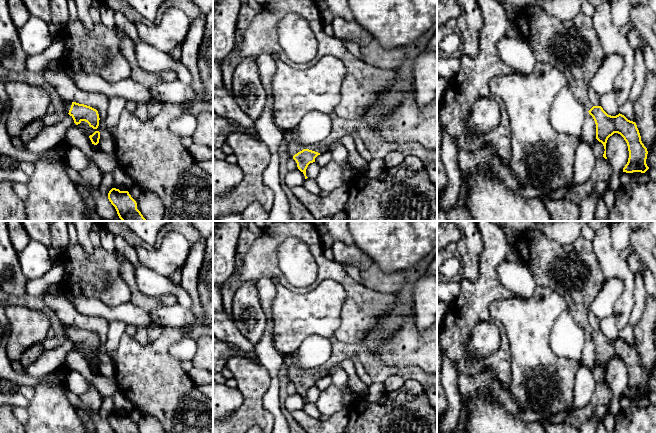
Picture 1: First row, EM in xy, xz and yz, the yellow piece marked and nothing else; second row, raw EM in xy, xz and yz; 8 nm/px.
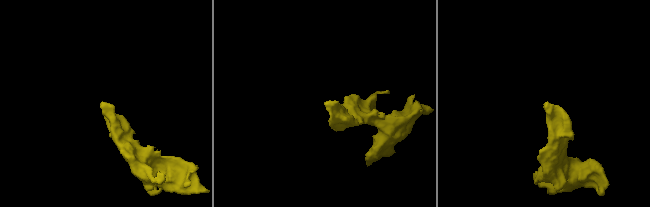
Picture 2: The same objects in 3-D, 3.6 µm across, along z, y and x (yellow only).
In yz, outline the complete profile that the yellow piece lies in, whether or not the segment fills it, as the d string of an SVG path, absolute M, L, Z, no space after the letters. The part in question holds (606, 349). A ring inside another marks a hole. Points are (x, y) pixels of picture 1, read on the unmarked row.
M529 230L521 233L514 248L522 260L528 265L537 286L549 287L560 294L570 309L571 317L593 341L596 348L596 363L604 370L603 381L606 381L606 367L614 357L620 358L627 367L629 382L623 396L645 397L649 391L646 388L647 372L641 365L641 360L635 346L624 339L608 339L601 330L593 330L589 324L588 314L590 305L602 288L605 281L604 272L595 253L593 242L579 237L570 244L560 244L539 230Z

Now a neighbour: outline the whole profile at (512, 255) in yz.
M510 247L508 249L504 259L506 261L509 261L509 262L520 262L520 261L523 261L521 256L519 255L519 252L514 247Z

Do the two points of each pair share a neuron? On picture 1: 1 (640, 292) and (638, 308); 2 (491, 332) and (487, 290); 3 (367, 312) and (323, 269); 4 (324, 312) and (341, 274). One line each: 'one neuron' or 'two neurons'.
1: one neuron
2: two neurons
3: one neuron
4: two neurons

